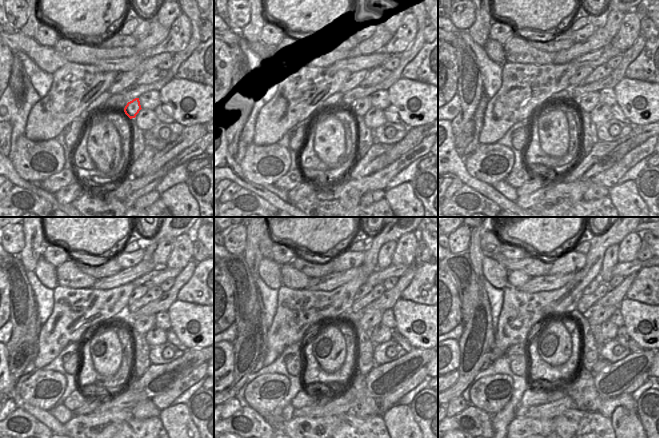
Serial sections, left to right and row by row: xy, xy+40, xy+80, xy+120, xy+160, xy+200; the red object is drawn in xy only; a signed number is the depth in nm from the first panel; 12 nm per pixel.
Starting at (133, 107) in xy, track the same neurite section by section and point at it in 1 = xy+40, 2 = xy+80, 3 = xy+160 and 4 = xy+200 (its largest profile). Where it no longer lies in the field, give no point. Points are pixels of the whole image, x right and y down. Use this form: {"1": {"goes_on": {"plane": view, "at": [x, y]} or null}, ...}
{"1": {"goes_on": {"plane": "xy+40", "at": [360, 107]}}, "2": {"goes_on": {"plane": "xy+80", "at": [588, 102]}}, "3": {"goes_on": {"plane": "xy+160", "at": [368, 320]}}, "4": {"goes_on": {"plane": "xy+200", "at": [595, 317]}}}

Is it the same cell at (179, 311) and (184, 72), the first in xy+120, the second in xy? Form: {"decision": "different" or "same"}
{"decision": "different"}

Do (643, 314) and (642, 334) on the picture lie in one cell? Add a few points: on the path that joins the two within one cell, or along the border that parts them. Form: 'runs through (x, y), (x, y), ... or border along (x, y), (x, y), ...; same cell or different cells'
runs through (642, 319), (637, 329); same cell

